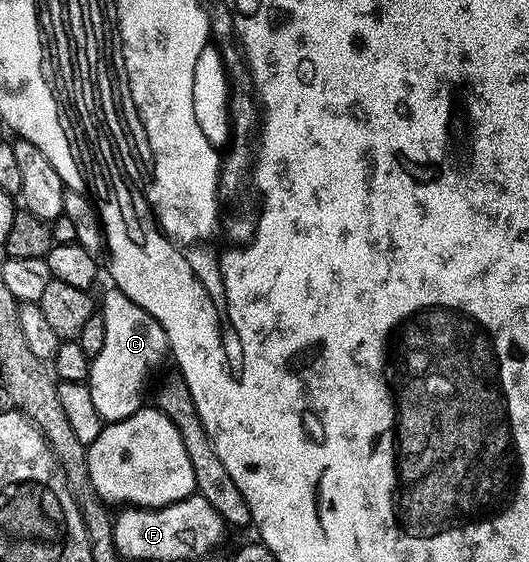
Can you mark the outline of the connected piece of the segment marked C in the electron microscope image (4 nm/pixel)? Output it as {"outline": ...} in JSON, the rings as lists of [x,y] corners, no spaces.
{"outline":[[[109,288],[105,299],[100,299],[99,313],[103,316],[103,324],[107,324],[109,338],[103,344],[103,352],[99,352],[91,360],[87,385],[91,392],[91,404],[95,404],[95,412],[99,412],[102,423],[118,422],[142,409],[141,397],[145,394],[145,385],[153,374],[153,369],[169,354],[169,341],[163,328],[135,300],[128,298],[123,291]]]}

